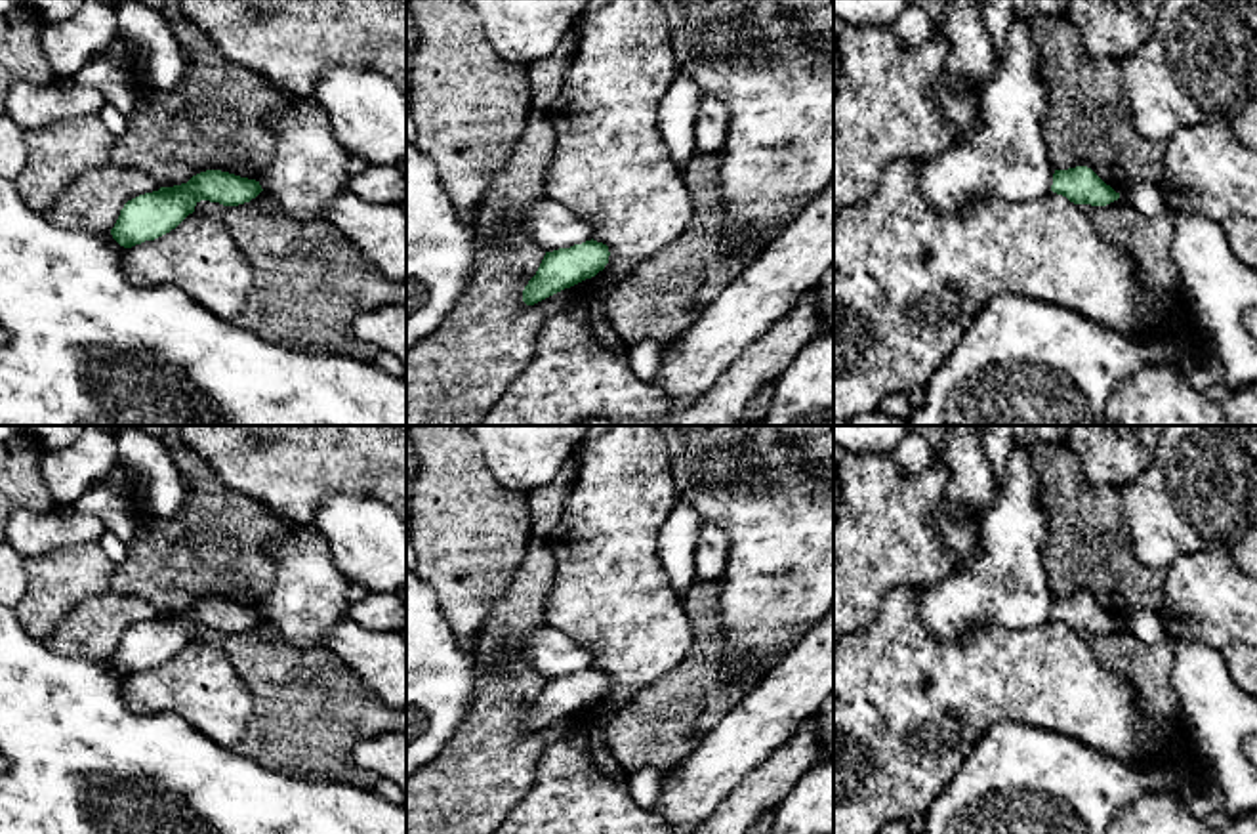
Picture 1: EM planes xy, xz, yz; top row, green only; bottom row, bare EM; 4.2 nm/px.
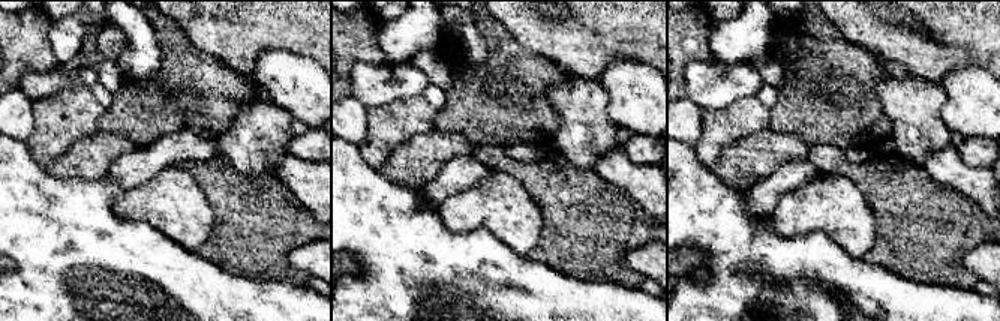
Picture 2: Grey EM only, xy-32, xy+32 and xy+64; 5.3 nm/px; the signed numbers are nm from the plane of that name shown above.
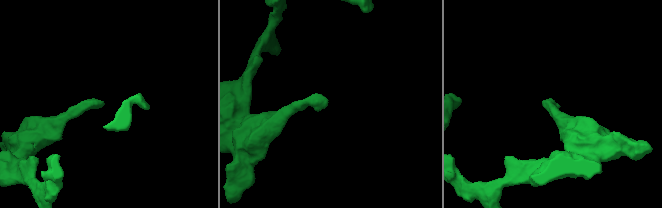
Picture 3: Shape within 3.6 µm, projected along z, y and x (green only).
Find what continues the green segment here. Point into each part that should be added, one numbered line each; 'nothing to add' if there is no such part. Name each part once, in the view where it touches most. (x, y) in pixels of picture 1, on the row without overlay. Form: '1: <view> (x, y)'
nothing to add

